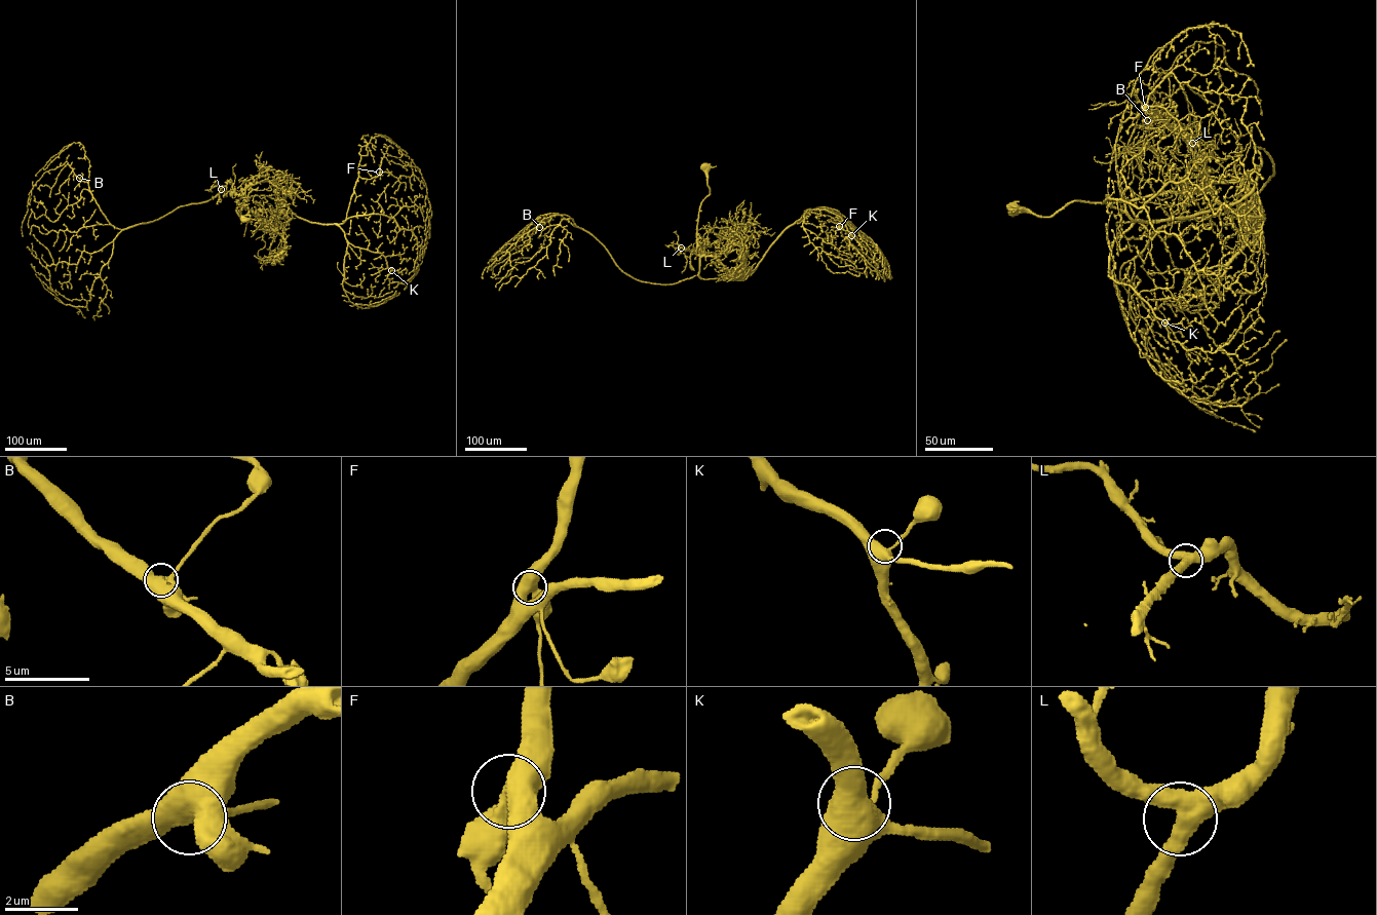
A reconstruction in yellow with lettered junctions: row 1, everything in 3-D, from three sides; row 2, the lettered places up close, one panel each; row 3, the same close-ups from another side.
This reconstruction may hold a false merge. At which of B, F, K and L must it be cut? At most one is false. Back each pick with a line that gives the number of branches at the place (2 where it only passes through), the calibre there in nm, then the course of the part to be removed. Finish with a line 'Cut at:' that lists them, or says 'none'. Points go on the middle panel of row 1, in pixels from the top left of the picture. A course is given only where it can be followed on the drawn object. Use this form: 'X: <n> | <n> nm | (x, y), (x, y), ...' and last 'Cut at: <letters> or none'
Cut at: none

